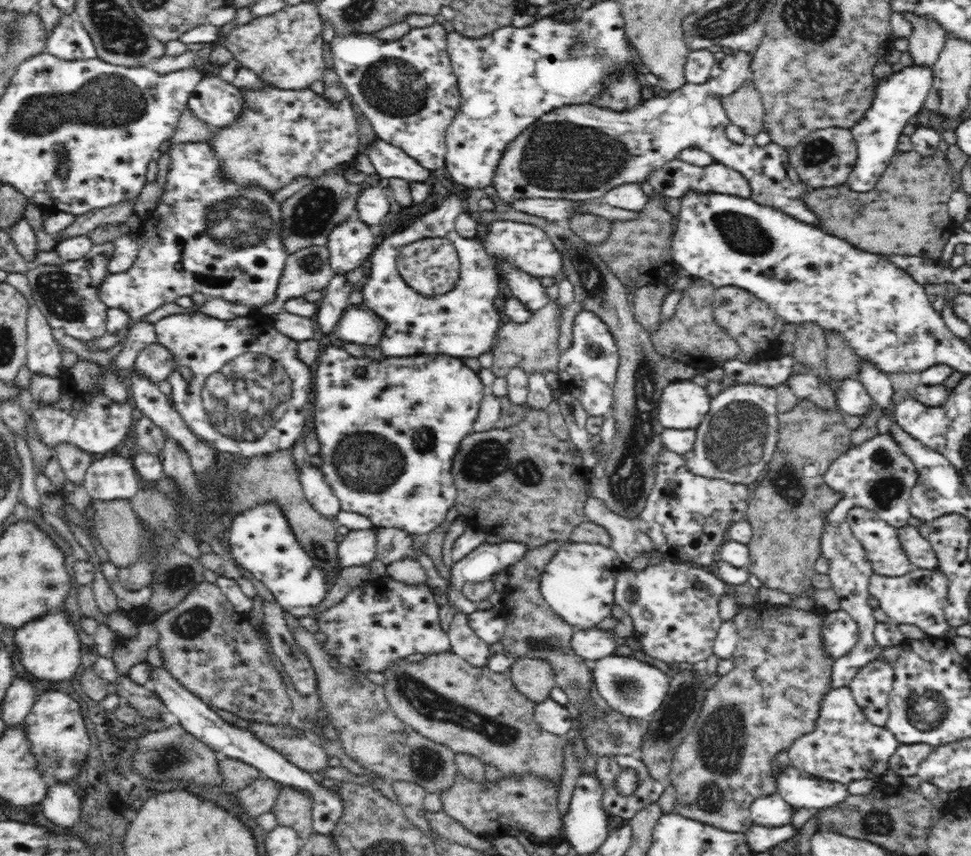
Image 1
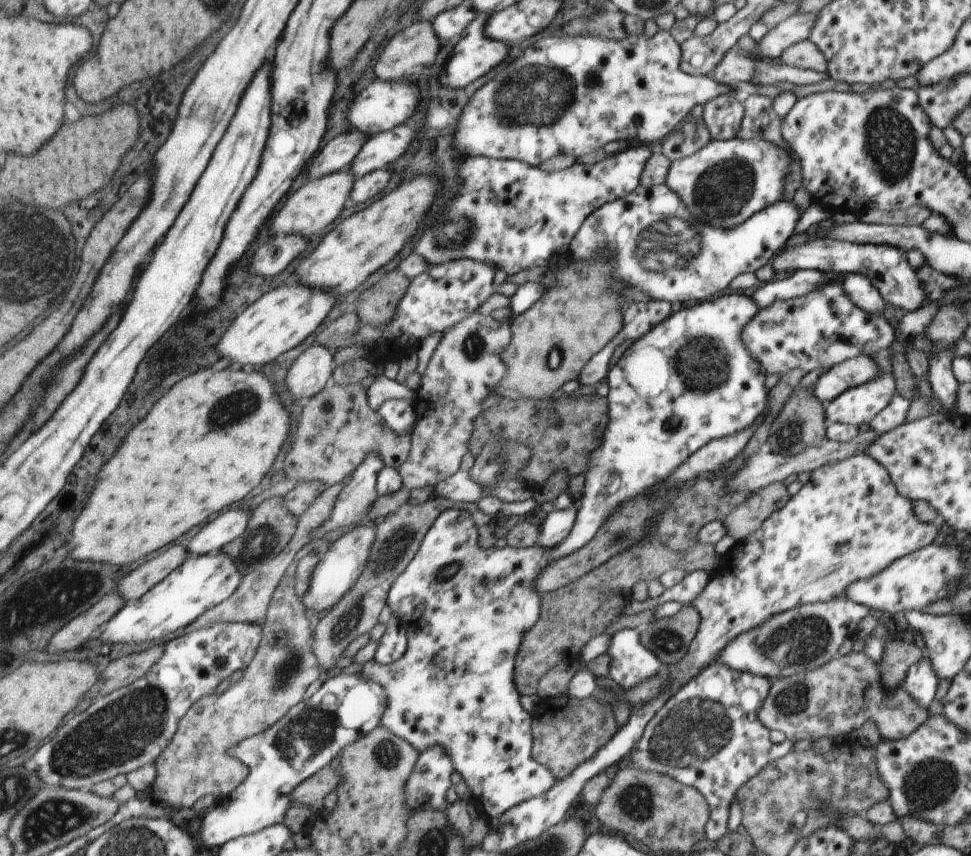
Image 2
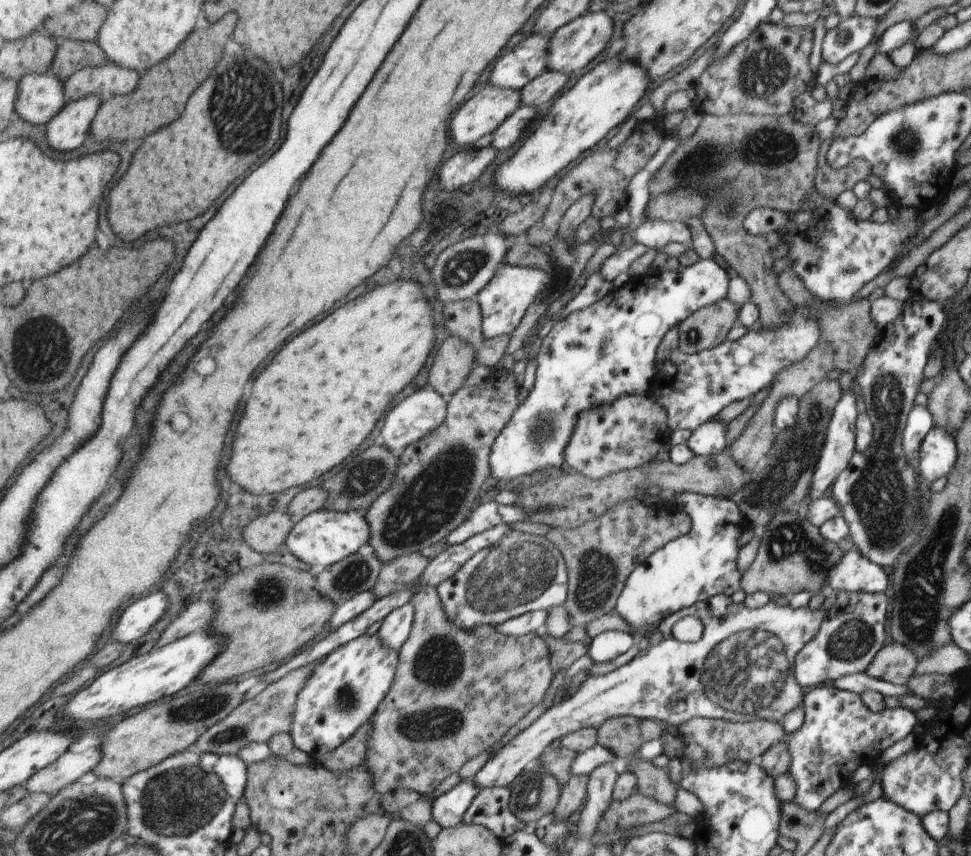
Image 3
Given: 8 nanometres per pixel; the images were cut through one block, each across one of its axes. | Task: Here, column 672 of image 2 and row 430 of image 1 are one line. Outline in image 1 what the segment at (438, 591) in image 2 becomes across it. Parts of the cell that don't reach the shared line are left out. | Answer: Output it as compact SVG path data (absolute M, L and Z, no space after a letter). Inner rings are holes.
M324 343L324 352L320 356L319 363L316 363L316 376L314 376L313 388L316 390L316 398L315 398L315 410L314 410L314 421L313 421L313 431L316 433L316 436L320 443L320 452L318 452L318 456L322 459L322 465L319 469L322 471L324 480L330 485L334 496L338 497L341 510L345 510L346 512L356 512L358 514L367 516L371 521L374 527L384 527L384 528L399 528L405 531L408 531L412 535L416 535L419 537L424 538L428 533L439 524L444 522L446 518L446 514L448 514L448 510L452 508L455 498L457 497L457 488L455 485L455 480L453 479L451 470L453 468L453 460L455 459L456 451L459 450L460 443L462 442L463 438L472 434L474 432L474 424L476 417L479 413L479 408L481 405L481 400L486 395L488 391L485 386L483 386L480 378L478 377L478 373L469 367L466 368L462 362L460 362L461 357L454 358L454 356L450 356L444 353L431 353L428 355L424 355L423 353L417 353L416 355L412 356L398 356L398 357L384 357L380 359L380 362L374 362L374 359L370 359L370 357L364 356L360 358L356 358L352 356L344 347L336 347L331 344ZM358 368L366 368L366 372L364 374L358 374Z

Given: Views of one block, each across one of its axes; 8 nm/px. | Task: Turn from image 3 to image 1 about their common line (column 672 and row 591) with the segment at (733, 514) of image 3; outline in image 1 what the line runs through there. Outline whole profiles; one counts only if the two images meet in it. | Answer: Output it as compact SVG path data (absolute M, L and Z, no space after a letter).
M594 543L562 544L540 577L540 593L565 623L586 630L611 618L616 577L620 560L612 547Z

